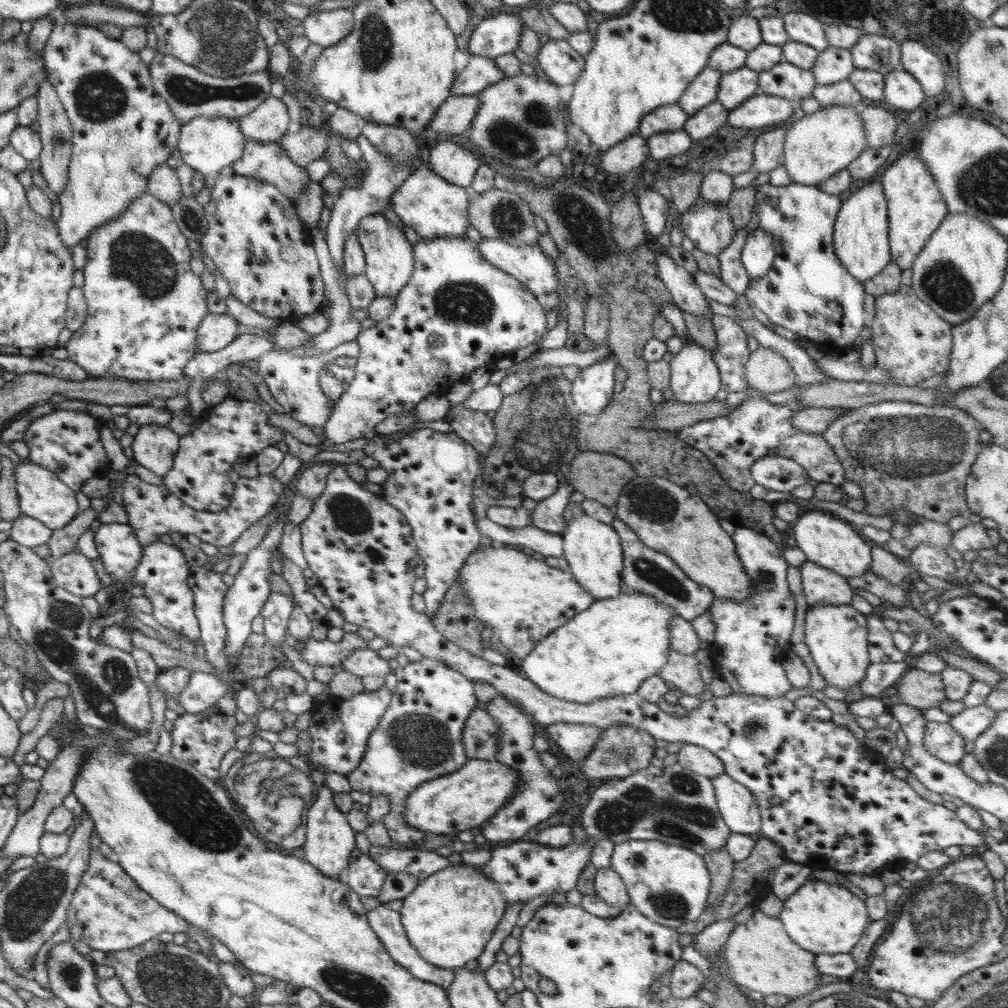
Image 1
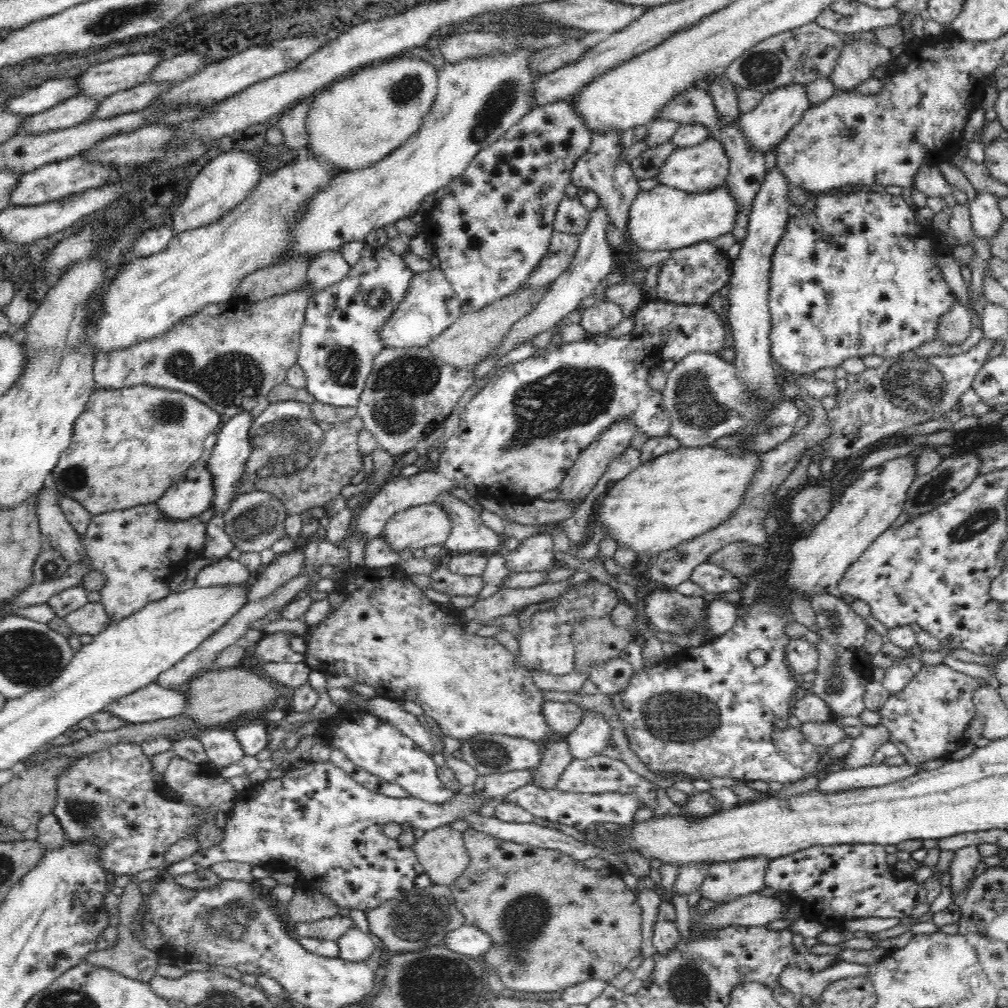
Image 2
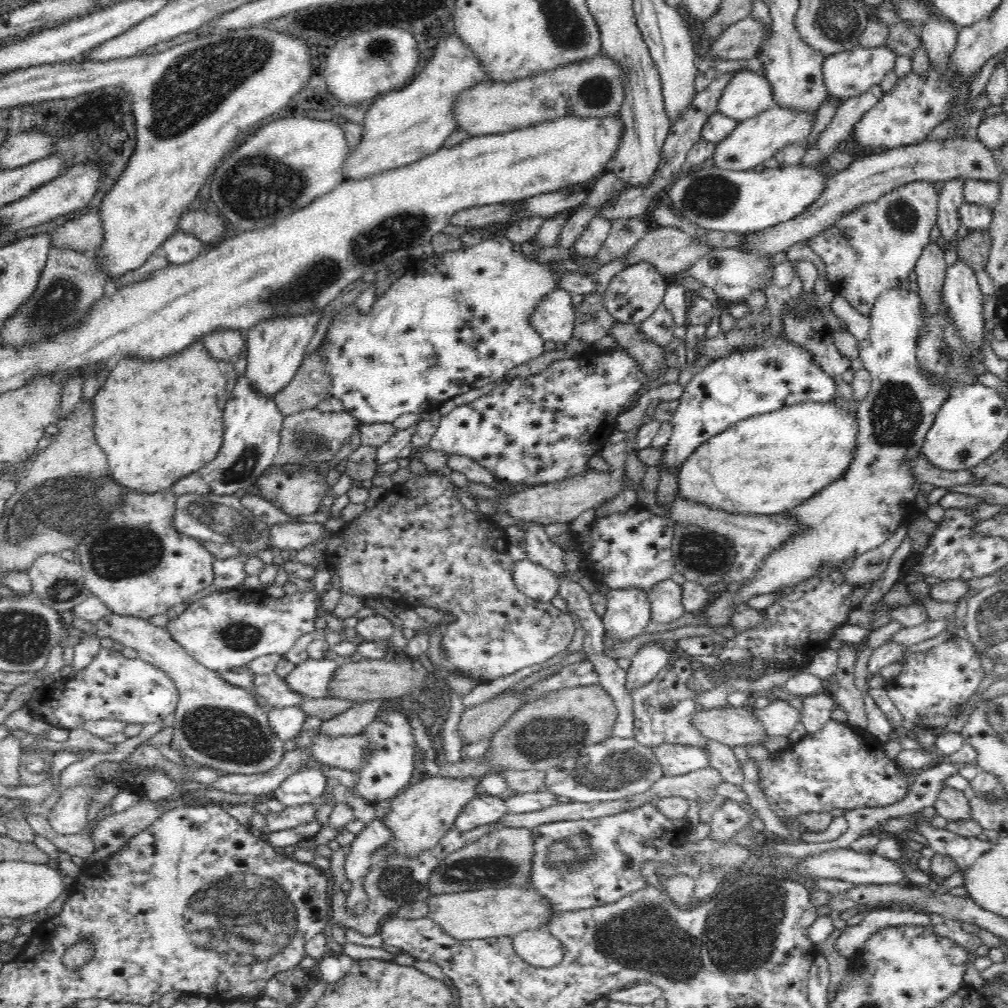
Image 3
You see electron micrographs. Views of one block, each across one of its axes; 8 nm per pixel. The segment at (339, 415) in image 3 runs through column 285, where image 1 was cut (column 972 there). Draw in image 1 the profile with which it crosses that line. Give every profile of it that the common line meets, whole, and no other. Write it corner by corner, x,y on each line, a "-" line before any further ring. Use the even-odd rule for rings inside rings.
884,401
842,411
822,433
835,450
845,470
845,478
856,482
864,491
866,514
884,516
892,507
946,524
954,516
969,518
966,481
981,450
978,433
982,424
962,409
952,406
924,406
915,402

